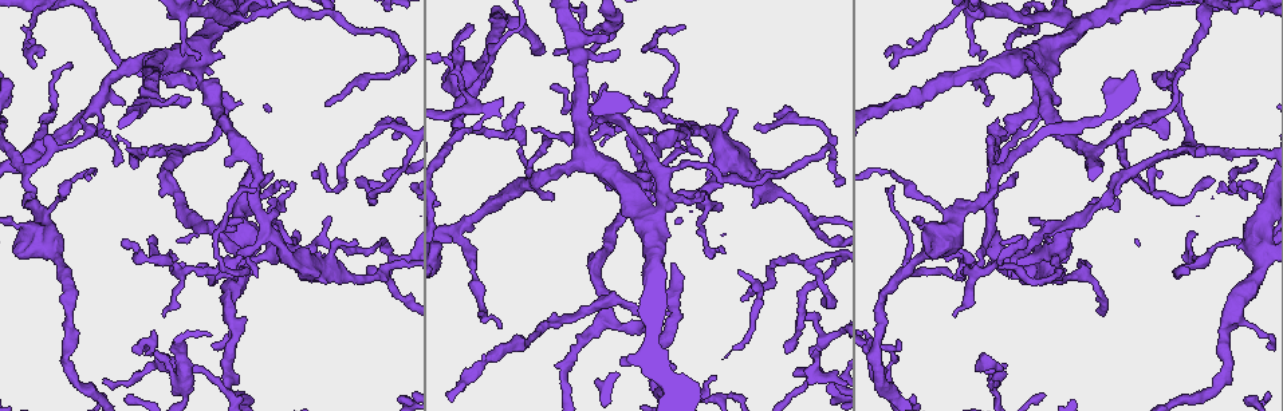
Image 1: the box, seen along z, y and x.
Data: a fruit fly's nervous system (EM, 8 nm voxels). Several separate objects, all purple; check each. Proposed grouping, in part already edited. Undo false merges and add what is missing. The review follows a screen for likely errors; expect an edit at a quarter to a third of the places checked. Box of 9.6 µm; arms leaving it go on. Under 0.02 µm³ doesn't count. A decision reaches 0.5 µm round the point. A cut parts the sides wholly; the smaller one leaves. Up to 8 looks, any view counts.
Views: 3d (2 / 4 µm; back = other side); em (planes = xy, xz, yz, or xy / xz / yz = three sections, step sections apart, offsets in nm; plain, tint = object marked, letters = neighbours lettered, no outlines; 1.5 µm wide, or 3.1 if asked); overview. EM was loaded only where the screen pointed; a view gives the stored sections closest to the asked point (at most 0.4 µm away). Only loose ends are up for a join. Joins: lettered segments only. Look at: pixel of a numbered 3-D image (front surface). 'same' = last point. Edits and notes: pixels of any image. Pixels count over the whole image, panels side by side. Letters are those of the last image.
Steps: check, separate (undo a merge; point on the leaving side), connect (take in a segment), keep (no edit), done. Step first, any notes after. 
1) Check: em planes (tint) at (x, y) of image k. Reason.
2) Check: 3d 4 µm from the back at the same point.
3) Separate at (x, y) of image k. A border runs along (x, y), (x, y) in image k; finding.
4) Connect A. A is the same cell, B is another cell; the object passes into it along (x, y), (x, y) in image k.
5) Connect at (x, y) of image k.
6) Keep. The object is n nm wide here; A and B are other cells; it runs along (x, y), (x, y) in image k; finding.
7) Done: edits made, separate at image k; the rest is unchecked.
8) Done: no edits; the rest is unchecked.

Check: em planes (letters) at (521, 22) of image 1. Sharp bend.

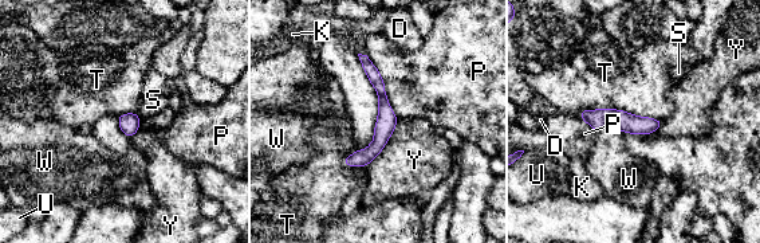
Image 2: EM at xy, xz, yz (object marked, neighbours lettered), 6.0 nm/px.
Keep. The object is 120 nm wide here; D, K, P, S, T, U, W and Y are other cells; a border runs along (578, 112), (622, 109), (661, 121) in image 2; all the same neuron.

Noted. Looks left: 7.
Check: em xy step 8 (plain) at (463, 30) of image 1. Thin end.

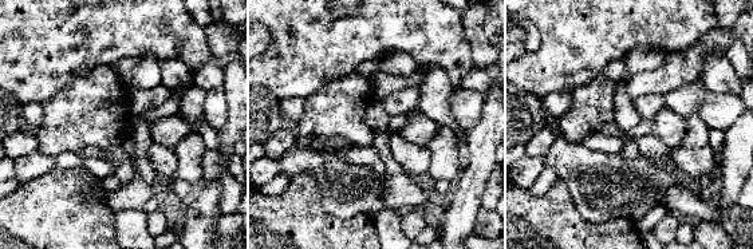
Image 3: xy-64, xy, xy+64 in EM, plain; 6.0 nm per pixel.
Check: em xy step 8 (letters) at the same point. What lies round it.

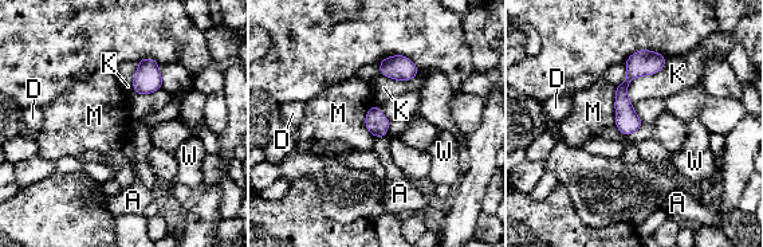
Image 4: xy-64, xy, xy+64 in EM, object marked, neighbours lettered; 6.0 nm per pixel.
Keep. The object is 130 nm wide here; A, D, K, M and W are other cells; it runs along (645, 53), (622, 87), (626, 132) in image 4; none of them fits.

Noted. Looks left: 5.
Check: 3d 2 µm at (254, 275) of image 1. Thin end.

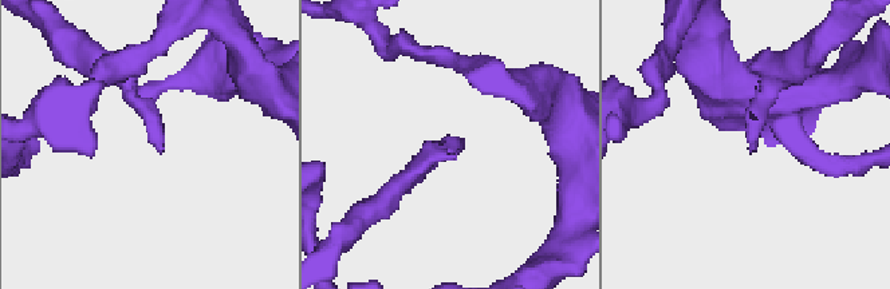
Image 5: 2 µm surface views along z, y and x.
Check: em xy step 4 (letters) at (750, 147) of image 5.

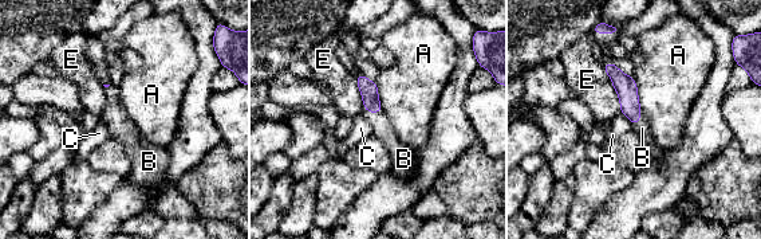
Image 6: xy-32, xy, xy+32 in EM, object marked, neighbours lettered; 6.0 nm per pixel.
Check: em planes (letters) at the same point. Another direction.

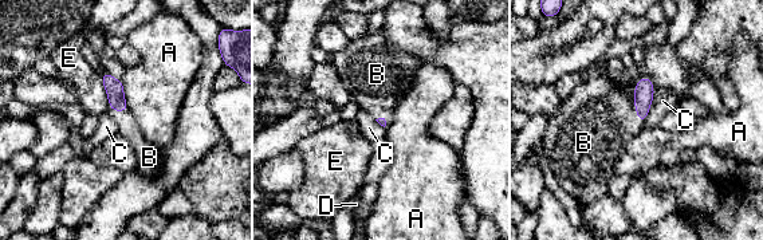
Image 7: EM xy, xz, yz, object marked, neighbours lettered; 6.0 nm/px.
Connect at (597, 121) of image 7. B is the same cell, A, C, D and E are other cells; the neuron continues.

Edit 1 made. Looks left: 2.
Check: 3d 2 µm at (1181, 103) of image 1. Sharp bend.

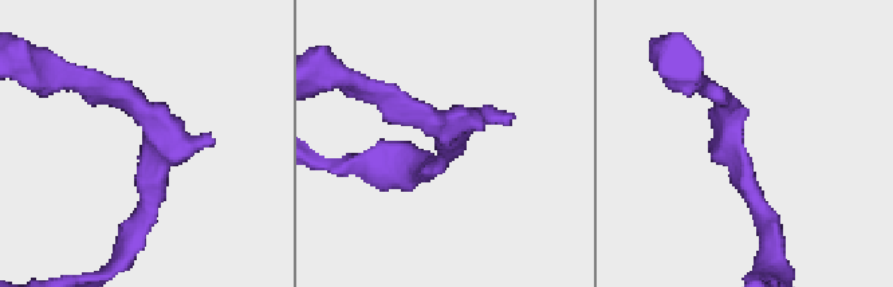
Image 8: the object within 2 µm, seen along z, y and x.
Check: em planes (letters) at (164, 134) of image 8.

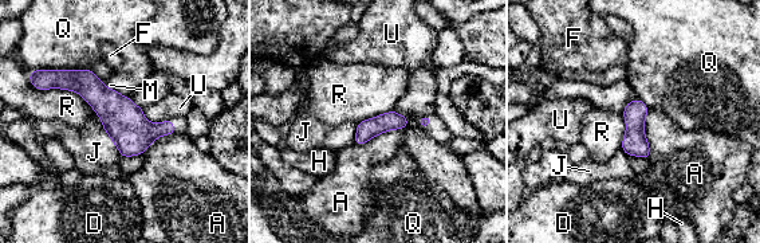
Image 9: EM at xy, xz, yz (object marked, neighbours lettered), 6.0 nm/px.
Keep. The object is 120 nm wide here; A, D, F, H, J, M, Q, R and U are other cells; it runs along (52, 81), (172, 130) in image 9; all the same neuron.

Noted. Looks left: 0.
Done: edits made, connect at image 7; the rest is unchecked.

